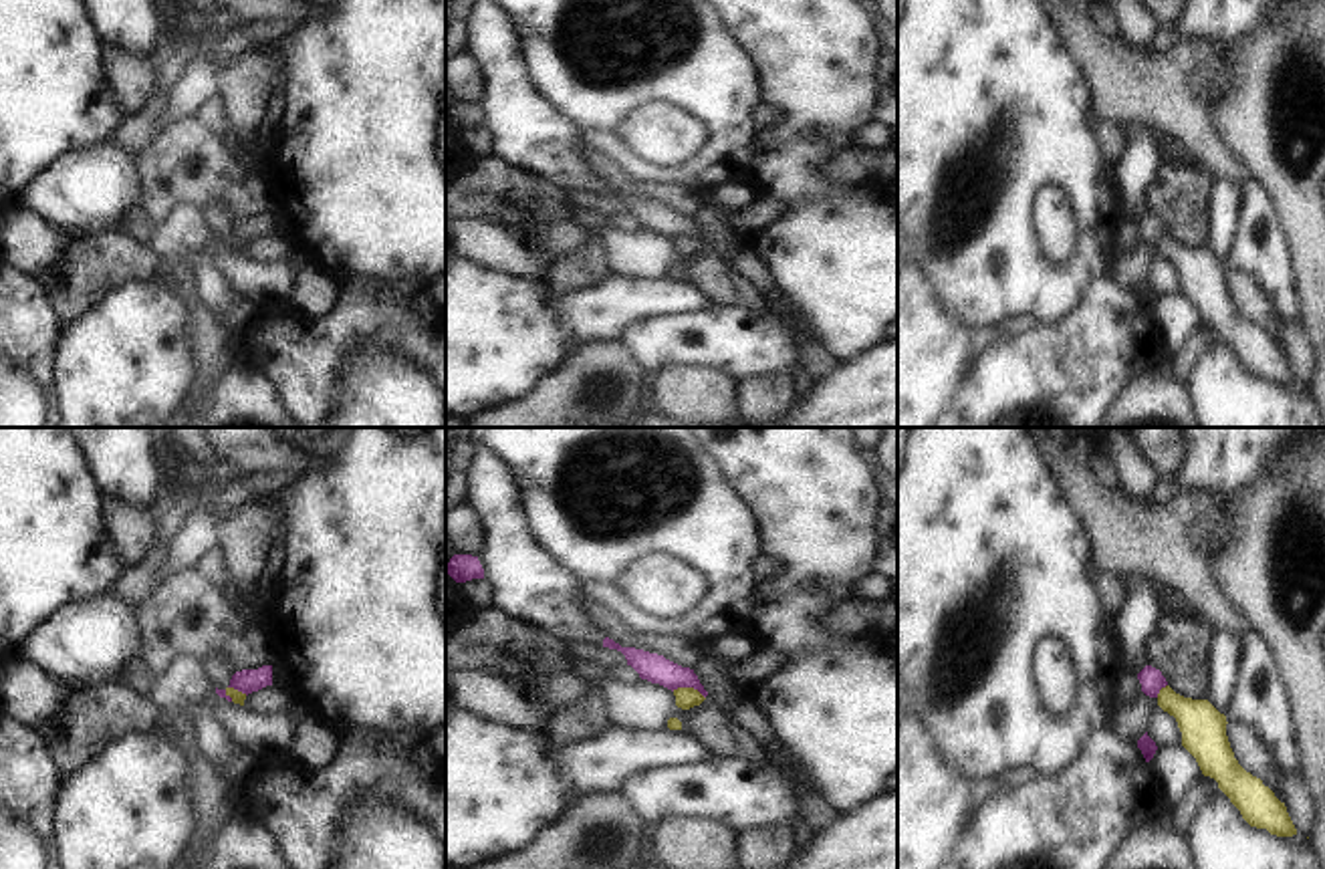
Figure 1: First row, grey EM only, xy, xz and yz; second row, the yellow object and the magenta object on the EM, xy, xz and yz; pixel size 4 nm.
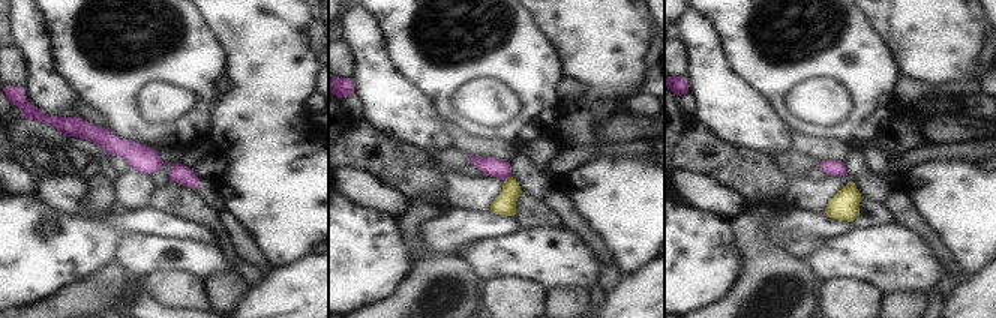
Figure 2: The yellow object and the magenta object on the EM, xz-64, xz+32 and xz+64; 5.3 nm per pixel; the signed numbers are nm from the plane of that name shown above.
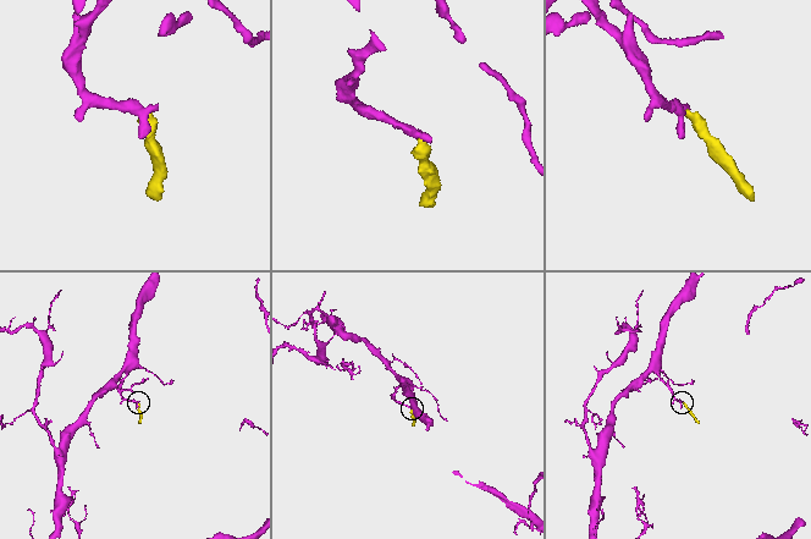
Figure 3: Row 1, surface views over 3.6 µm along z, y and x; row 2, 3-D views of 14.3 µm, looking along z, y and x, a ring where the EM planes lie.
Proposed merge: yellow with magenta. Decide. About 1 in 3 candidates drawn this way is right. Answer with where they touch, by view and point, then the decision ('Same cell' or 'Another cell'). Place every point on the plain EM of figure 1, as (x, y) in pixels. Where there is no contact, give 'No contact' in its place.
Touches yellow at xz (688, 236). Another cell.

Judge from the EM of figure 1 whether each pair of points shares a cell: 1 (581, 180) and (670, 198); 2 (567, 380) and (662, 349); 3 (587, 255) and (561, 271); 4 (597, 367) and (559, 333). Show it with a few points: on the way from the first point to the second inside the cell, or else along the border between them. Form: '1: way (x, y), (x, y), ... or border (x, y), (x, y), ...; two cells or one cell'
1: border (583, 146), (581, 160), (606, 184); two cells
2: border (618, 339), (650, 374); two cells
3: way (581, 261), (567, 271); one cell
4: border (616, 339), (579, 345), (541, 380); two cells

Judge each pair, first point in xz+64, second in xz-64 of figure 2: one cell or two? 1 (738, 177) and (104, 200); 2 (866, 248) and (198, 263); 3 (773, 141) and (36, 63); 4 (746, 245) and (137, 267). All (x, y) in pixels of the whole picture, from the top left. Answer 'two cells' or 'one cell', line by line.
1: two cells
2: one cell
3: one cell
4: two cells

